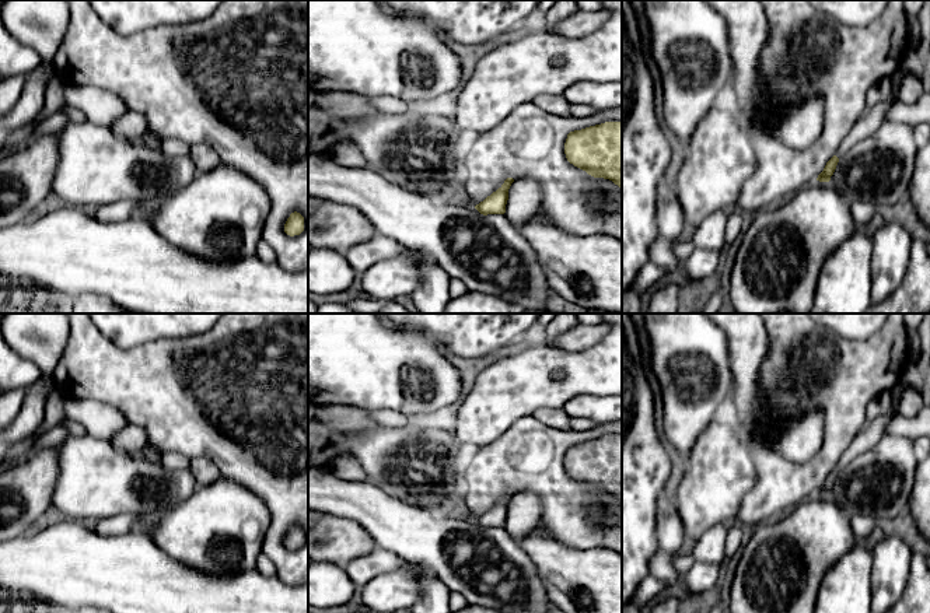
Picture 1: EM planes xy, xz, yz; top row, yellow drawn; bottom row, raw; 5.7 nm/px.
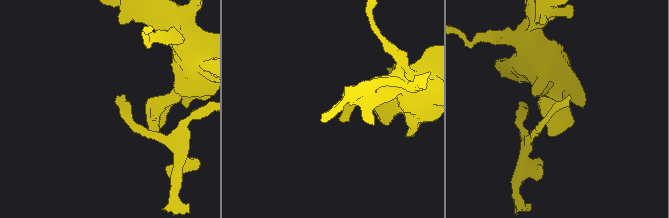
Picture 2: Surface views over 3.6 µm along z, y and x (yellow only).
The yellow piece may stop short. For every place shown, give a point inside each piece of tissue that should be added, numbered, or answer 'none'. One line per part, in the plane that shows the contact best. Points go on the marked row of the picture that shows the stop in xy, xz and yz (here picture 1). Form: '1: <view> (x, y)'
1: yz (871, 119)

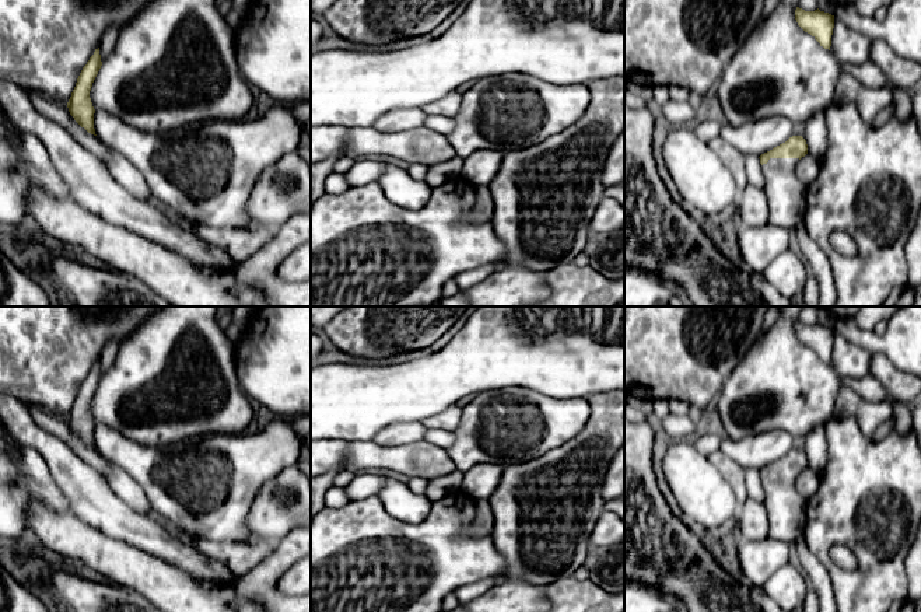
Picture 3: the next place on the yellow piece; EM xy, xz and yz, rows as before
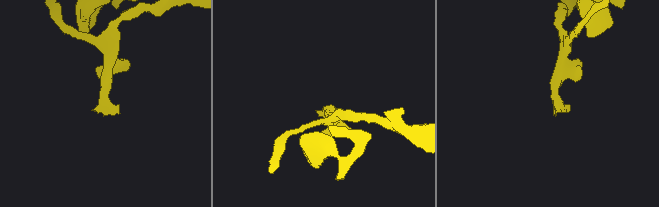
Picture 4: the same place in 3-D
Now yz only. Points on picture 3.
1: yz (787, 195)

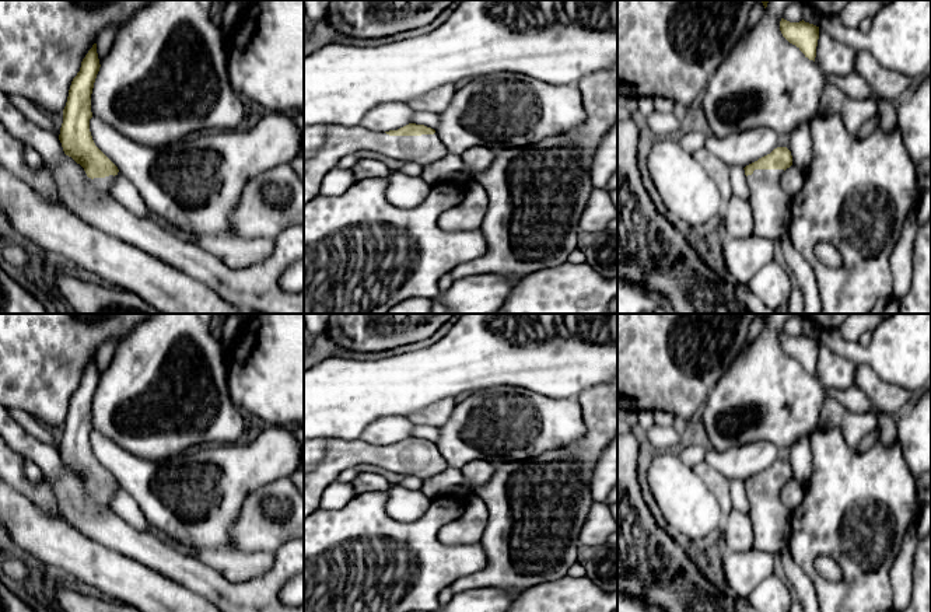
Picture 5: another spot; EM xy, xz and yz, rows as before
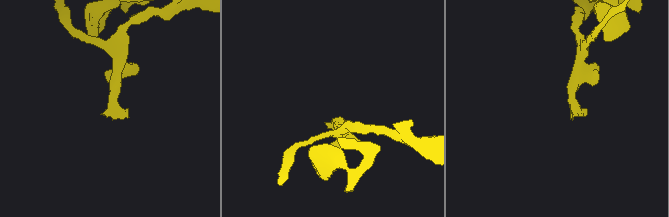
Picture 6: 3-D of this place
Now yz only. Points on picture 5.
1: yz (772, 206)

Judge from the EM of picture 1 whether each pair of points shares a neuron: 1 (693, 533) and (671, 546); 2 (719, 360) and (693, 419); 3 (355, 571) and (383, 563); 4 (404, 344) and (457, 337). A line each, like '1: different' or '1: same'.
1: different
2: same
3: same
4: different

